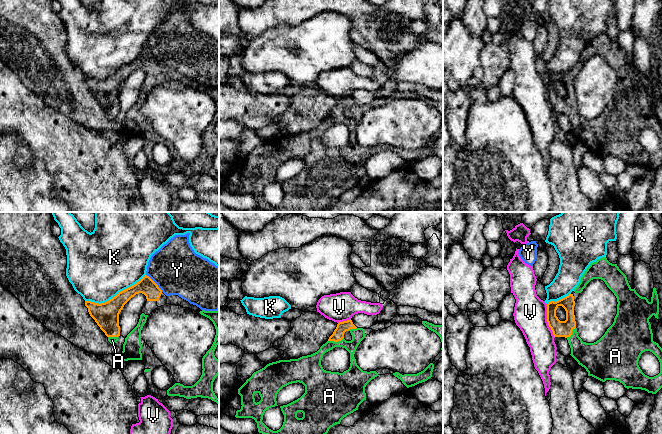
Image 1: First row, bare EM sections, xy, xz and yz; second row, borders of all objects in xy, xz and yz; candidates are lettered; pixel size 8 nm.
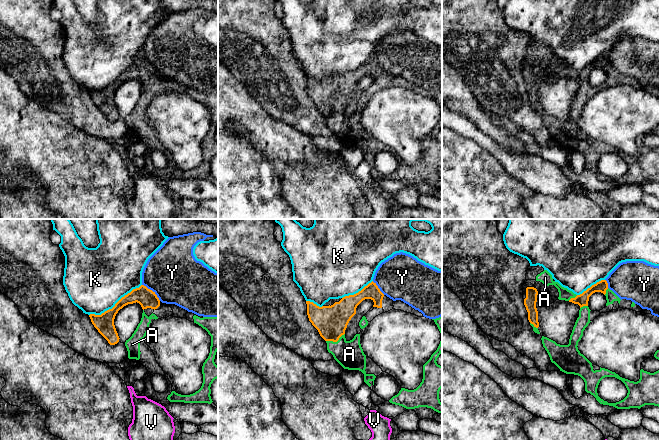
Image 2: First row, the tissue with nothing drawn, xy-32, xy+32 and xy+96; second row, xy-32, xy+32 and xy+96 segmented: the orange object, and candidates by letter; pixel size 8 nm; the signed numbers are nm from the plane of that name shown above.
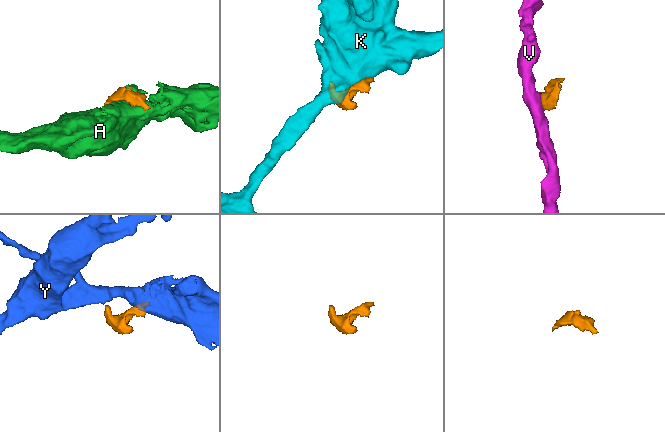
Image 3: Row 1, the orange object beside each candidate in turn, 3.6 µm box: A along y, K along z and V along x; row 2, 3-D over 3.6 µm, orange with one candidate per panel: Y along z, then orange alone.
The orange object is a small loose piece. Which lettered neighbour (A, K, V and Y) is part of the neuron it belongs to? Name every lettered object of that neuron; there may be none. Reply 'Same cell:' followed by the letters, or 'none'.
Same cell: A

